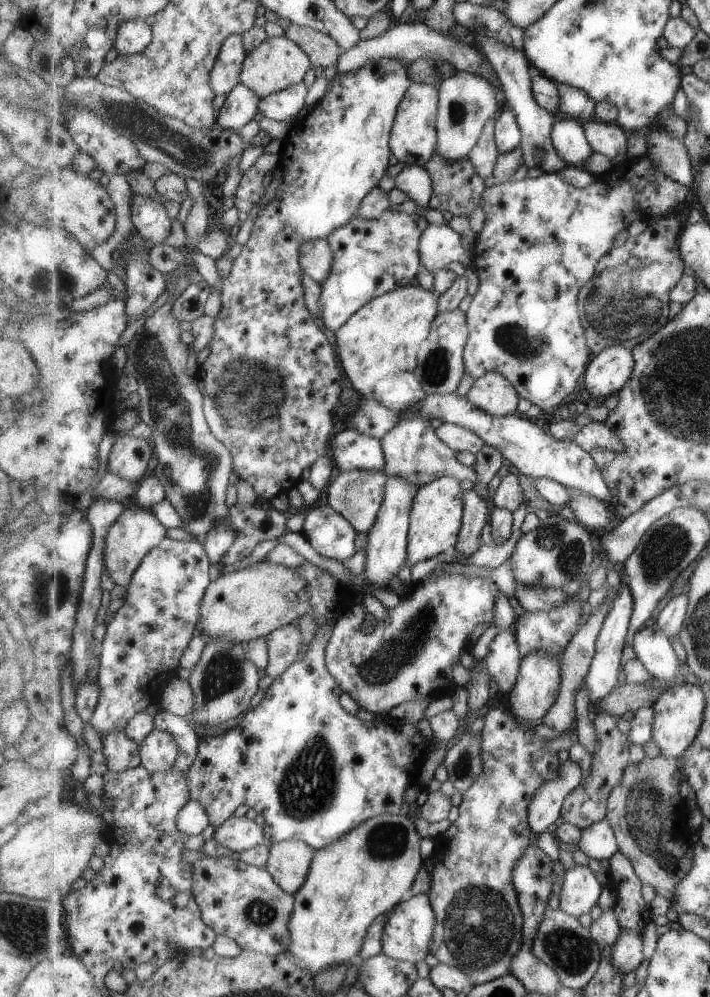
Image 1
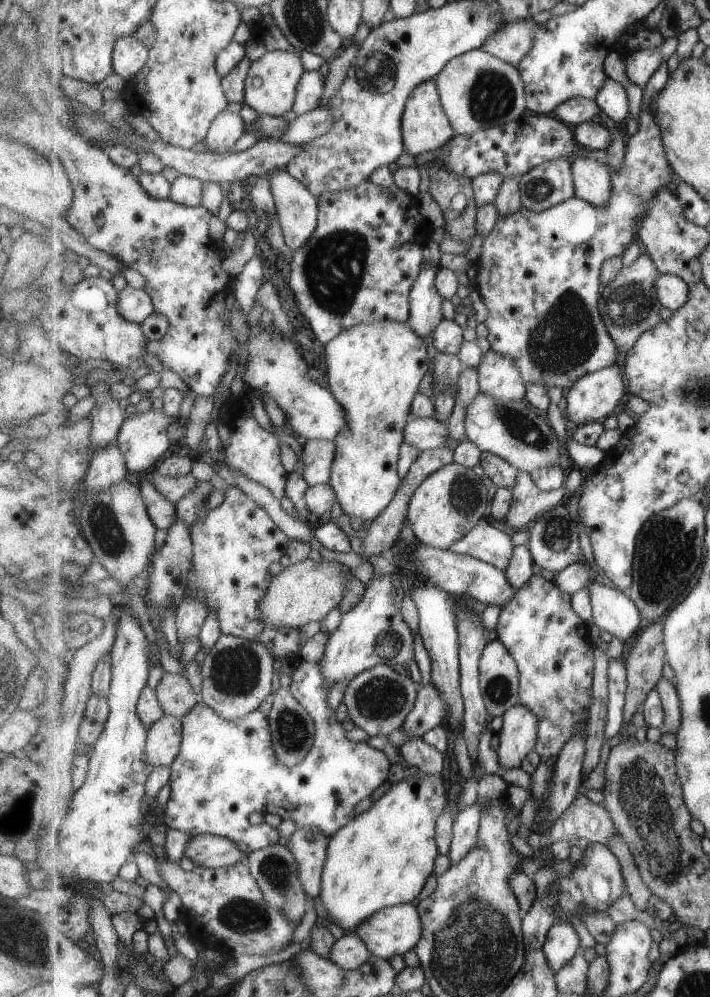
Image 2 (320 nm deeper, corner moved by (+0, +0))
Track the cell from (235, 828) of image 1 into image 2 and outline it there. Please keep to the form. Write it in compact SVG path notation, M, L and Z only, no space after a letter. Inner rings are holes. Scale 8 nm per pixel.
M202 834L194 836L188 844L186 856L195 865L208 869L231 866L244 862L247 855L230 838Z

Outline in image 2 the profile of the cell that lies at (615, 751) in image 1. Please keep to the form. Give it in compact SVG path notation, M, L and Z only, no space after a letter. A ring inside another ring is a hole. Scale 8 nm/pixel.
M658 620L640 631L625 660L628 668L628 694L624 708L624 726L625 722L631 722L631 718L635 716L635 712L640 710L642 702L645 702L649 693L656 688L658 682L662 679L661 674L663 674L665 661L668 658L664 639L665 623L663 620Z

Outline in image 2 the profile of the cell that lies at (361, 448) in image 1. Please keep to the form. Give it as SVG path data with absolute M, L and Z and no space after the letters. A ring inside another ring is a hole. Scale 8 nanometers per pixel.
M327 439L303 441L301 457L304 465L302 475L310 486L330 482L332 466L336 457L335 441Z

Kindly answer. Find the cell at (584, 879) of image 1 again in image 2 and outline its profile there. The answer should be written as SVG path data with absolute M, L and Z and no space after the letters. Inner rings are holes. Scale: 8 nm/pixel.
M557 922L550 928L544 951L555 974L575 958L580 951L579 942L581 938L570 922Z

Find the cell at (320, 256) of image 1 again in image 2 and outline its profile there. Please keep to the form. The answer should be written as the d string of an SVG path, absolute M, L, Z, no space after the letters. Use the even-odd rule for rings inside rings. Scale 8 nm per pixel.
M285 168L275 171L270 180L285 242L296 251L317 228L318 198Z

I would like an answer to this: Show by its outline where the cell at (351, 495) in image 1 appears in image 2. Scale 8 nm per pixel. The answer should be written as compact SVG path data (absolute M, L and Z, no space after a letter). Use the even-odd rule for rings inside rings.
M377 321L361 323L344 330L325 345L329 390L344 406L345 431L335 437L336 457L332 466L330 485L347 515L359 517L364 524L373 522L392 504L404 478L397 472L404 430L411 421L412 404L419 393L419 384L429 370L427 344L407 323Z

